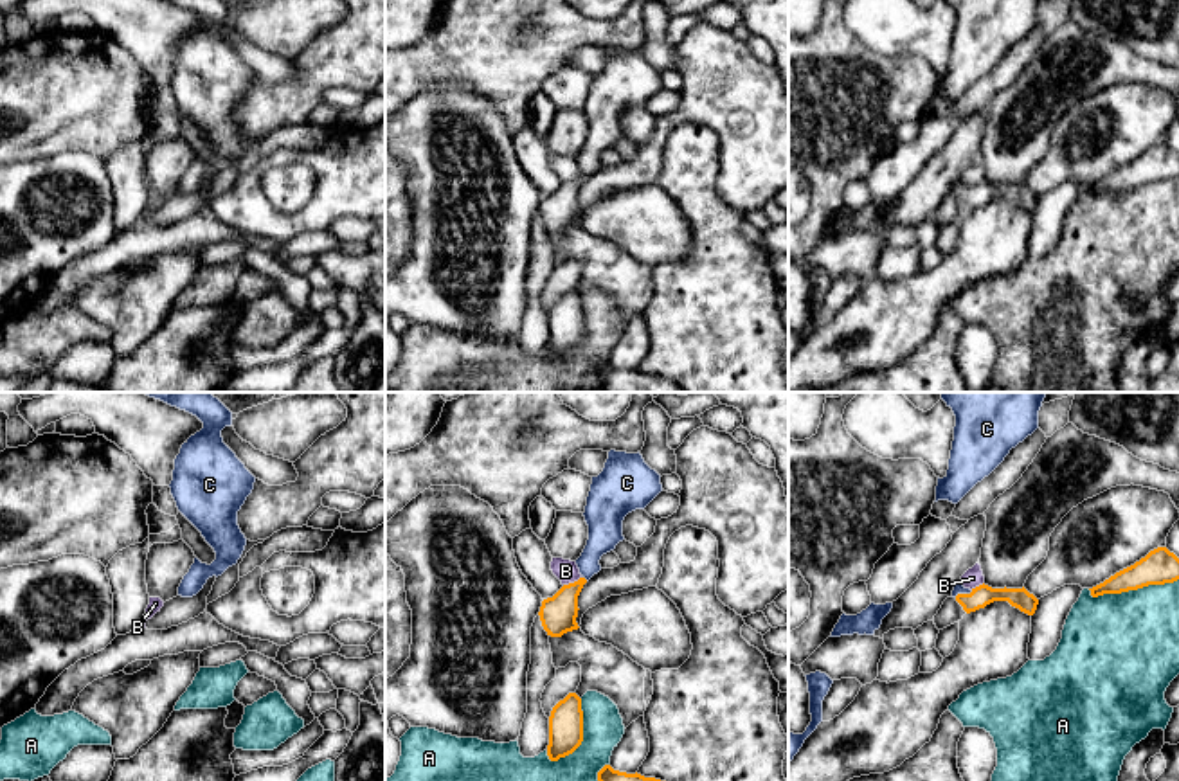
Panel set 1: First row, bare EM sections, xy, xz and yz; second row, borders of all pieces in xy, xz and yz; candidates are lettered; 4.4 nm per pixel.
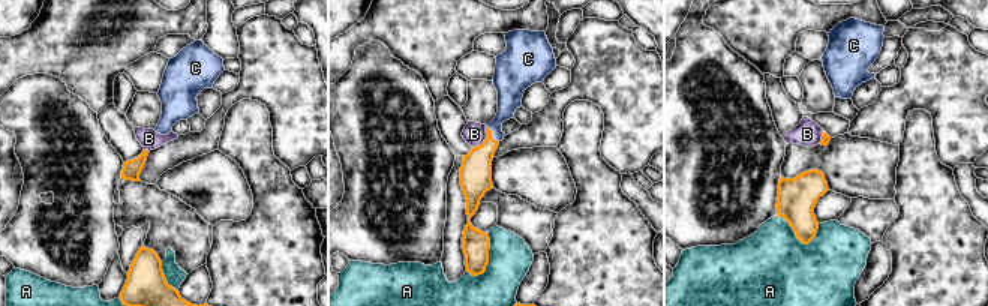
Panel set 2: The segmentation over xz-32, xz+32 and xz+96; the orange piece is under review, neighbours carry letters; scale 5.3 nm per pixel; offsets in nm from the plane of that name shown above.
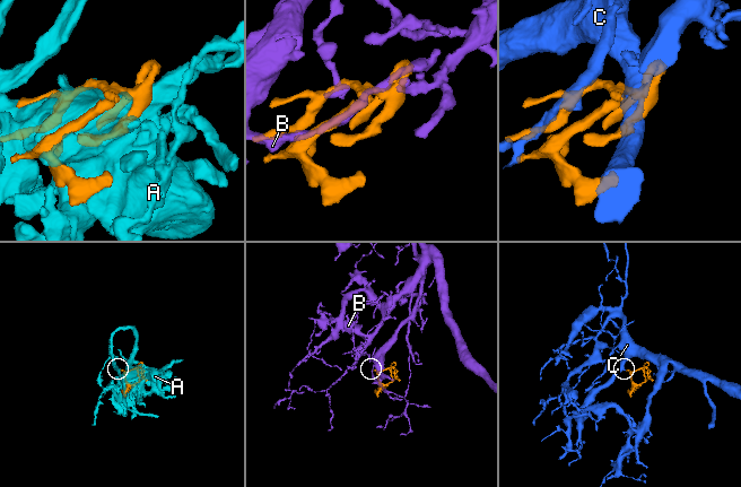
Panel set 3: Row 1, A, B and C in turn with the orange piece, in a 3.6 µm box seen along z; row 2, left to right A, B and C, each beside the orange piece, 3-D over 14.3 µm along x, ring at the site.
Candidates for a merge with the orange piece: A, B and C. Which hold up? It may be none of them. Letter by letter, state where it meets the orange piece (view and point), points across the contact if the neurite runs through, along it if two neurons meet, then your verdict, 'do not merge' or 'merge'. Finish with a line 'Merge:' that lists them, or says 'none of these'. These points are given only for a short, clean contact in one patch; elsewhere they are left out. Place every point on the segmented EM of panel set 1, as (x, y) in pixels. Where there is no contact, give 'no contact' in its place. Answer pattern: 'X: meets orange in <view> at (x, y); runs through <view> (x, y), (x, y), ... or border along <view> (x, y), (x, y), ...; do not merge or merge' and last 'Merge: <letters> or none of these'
A: meets orange in yz at (1131, 589); do not merge
B: meets orange in xz at (575, 582); border along xz (582, 576), (564, 585); do not merge
C: meets orange in yz at (963, 594); runs through yz (983, 594), (963, 594), (958, 589); merge
Merge: C

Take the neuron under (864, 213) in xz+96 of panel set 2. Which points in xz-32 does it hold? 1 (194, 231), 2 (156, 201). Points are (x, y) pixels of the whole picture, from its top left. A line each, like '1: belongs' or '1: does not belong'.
1: belongs
2: belongs

